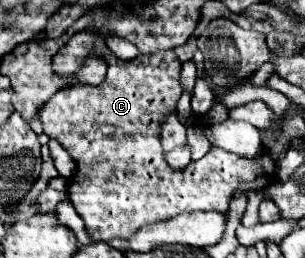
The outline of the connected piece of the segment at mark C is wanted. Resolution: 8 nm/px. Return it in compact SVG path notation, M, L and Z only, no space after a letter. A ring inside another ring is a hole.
M78 31L54 55L54 73L64 79L72 77L84 65L90 49L106 57L108 73L104 83L98 87L74 83L60 89L40 109L40 121L44 133L60 141L76 161L76 177L68 187L68 199L84 219L86 233L92 241L130 239L142 225L156 225L180 213L228 213L232 193L260 191L262 183L276 177L276 167L268 163L272 161L268 151L262 151L254 159L244 159L220 147L212 147L184 171L170 169L164 161L160 125L170 115L176 115L176 105L182 95L182 63L176 53L172 49L156 51L122 61L110 53L102 33Z

